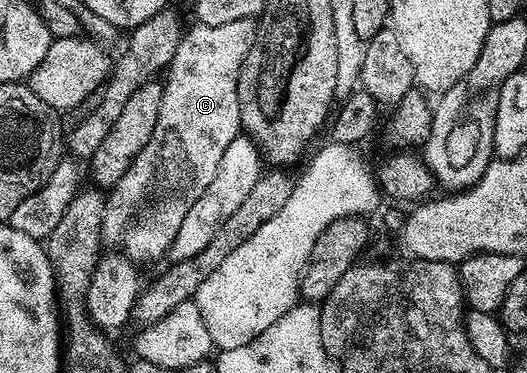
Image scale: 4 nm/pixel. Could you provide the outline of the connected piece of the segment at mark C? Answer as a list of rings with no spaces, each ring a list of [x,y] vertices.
[[[244,18],[231,24],[215,26],[193,24],[193,27],[189,26],[184,31],[163,78],[163,104],[159,104],[159,120],[155,120],[155,132],[151,140],[147,140],[147,148],[135,156],[131,168],[123,172],[123,180],[119,180],[119,184],[108,191],[105,199],[101,229],[104,245],[116,247],[130,262],[153,262],[170,253],[170,246],[182,227],[184,216],[214,179],[219,160],[222,159],[223,152],[227,151],[227,146],[242,133],[237,85],[243,60],[252,46],[254,29],[254,23]]]

